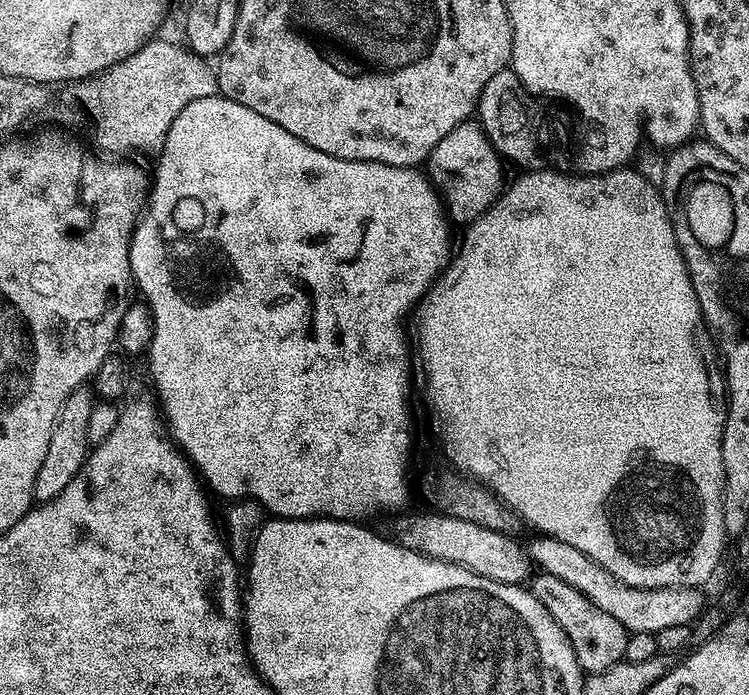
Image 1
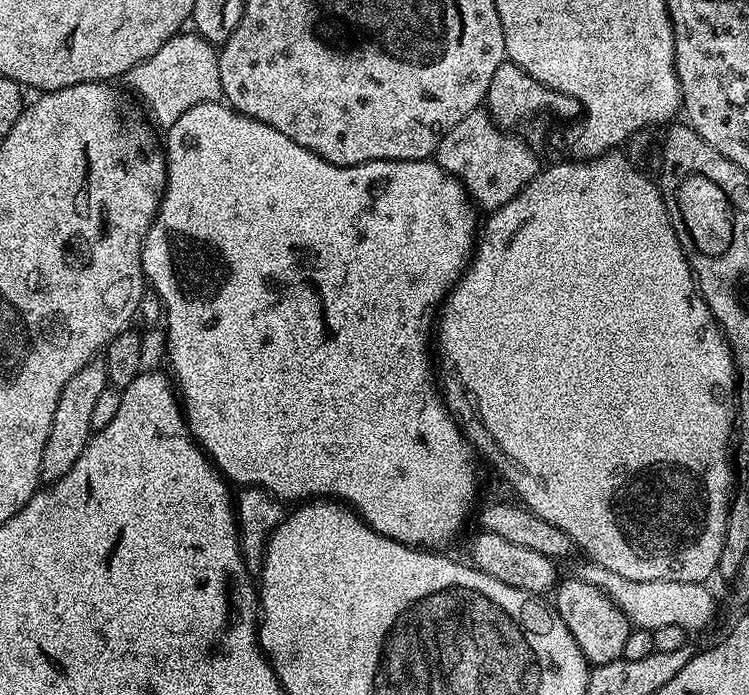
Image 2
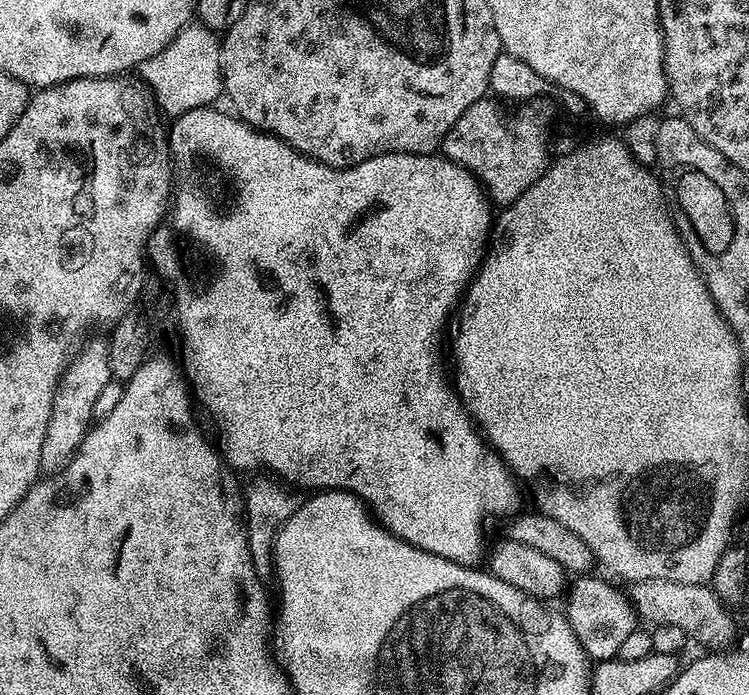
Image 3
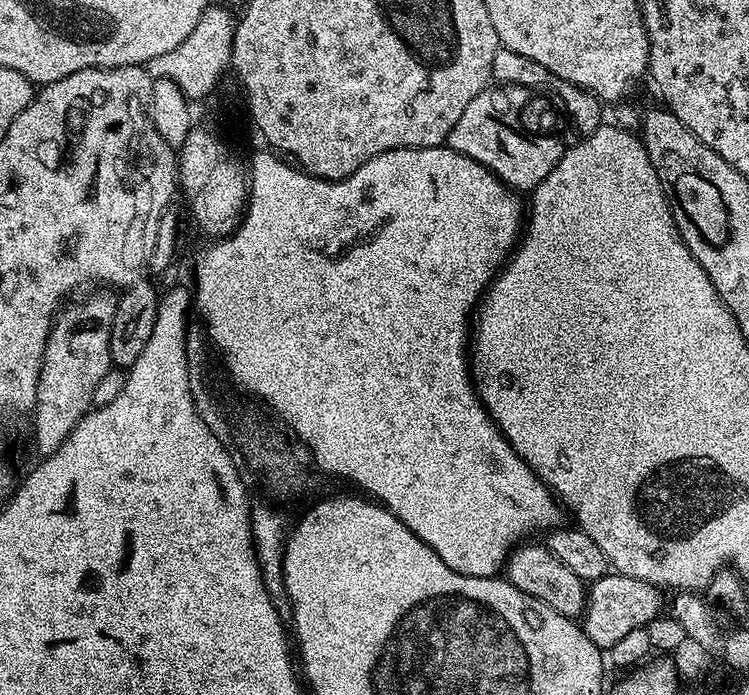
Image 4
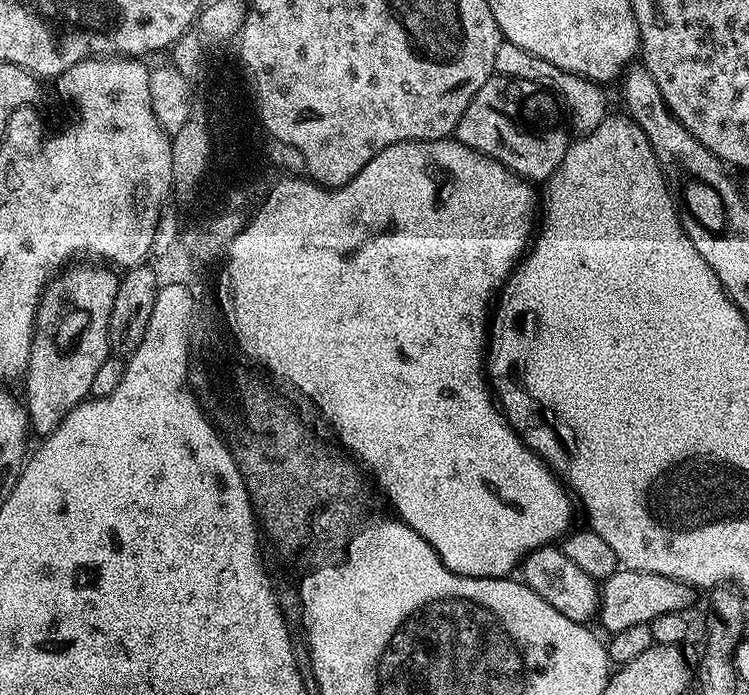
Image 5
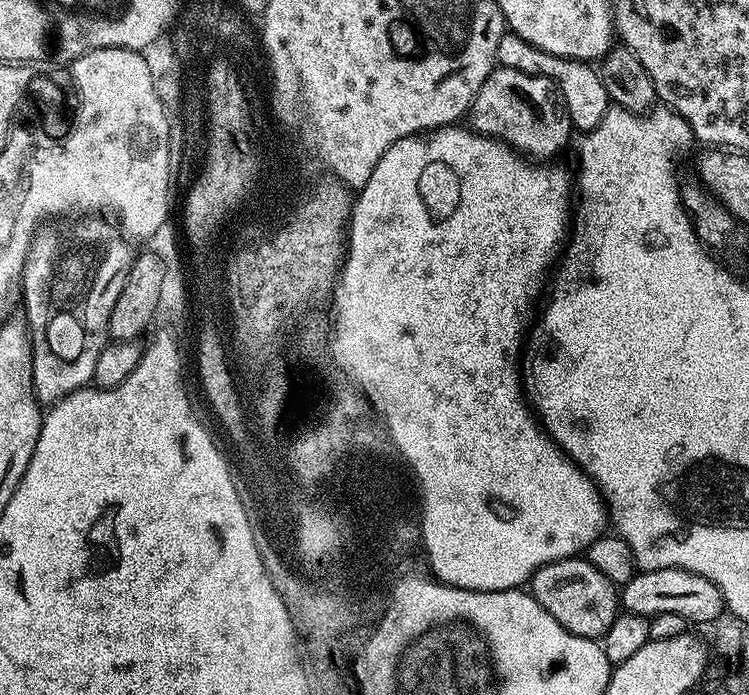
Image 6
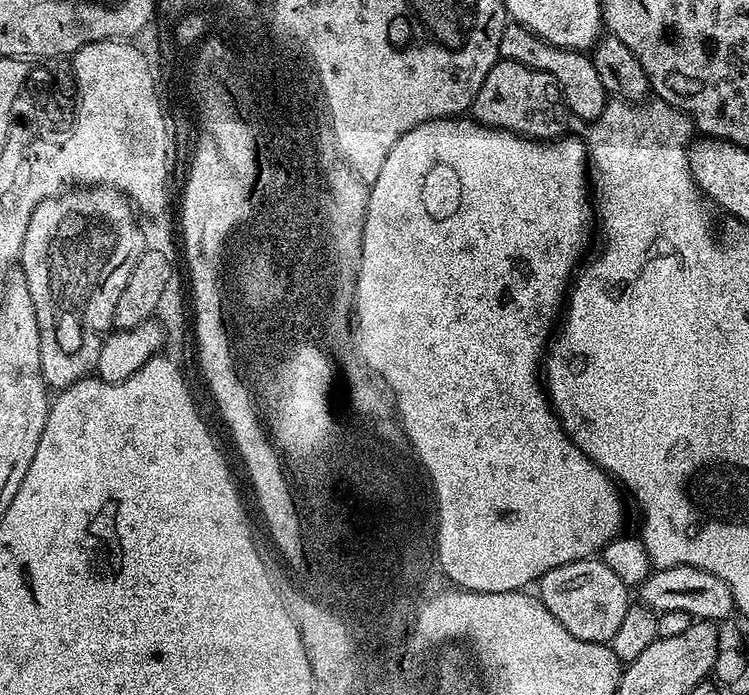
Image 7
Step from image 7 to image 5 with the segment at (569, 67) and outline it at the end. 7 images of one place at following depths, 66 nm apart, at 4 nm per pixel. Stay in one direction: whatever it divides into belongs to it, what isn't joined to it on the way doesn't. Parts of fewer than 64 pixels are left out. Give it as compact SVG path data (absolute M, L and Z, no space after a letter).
M501 39L498 50L494 54L492 70L495 75L513 76L519 80L541 84L543 88L551 90L566 105L570 113L571 127L575 131L577 128L577 133L587 134L598 130L598 126L602 126L604 117L609 115L608 96L600 89L603 87L597 81L587 80L578 74L570 74L554 66L554 62L546 62L546 58L538 58L538 54L530 54L530 50L522 50L522 46L514 46L514 42L509 40Z

